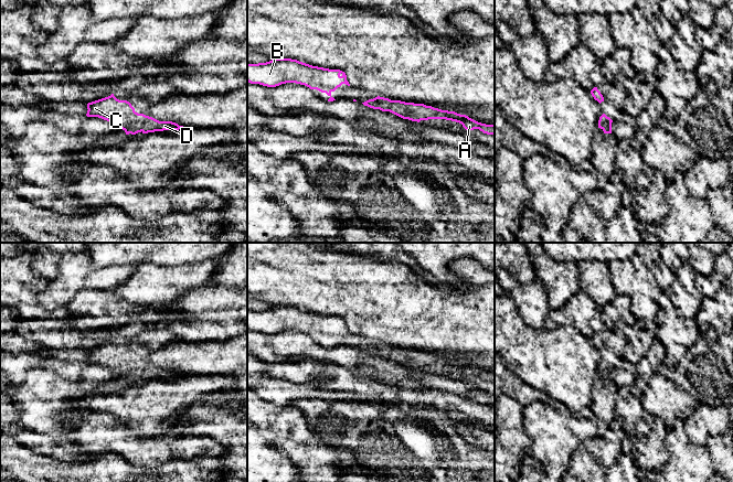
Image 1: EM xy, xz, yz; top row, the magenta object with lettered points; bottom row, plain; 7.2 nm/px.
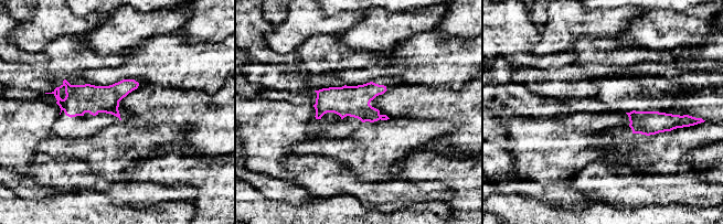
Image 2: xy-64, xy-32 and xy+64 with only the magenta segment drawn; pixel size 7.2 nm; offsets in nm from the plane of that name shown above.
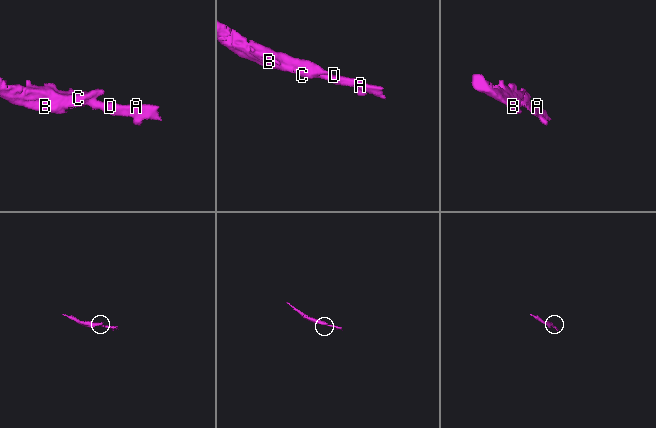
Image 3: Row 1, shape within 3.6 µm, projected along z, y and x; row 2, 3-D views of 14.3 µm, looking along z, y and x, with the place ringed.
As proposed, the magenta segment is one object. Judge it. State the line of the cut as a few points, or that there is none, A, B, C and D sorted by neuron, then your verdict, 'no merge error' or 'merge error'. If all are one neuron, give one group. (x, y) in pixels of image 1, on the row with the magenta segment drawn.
no cut | A B C D | no merge error

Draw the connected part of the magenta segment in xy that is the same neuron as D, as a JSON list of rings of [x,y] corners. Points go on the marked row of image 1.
[[[114,94],[87,104],[87,117],[98,117],[116,124],[126,135],[148,133],[185,128],[172,121],[159,121],[144,114],[138,114],[127,100],[117,99]]]

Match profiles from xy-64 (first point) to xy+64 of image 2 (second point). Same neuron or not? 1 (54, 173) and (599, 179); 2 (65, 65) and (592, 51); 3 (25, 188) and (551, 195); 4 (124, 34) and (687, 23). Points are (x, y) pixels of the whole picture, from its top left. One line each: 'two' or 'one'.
1: one
2: one
3: one
4: one

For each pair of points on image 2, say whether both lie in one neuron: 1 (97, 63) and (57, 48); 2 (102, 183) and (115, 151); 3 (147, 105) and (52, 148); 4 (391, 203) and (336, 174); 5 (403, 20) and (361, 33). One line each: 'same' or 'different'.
1: same
2: different
3: different
4: same
5: same

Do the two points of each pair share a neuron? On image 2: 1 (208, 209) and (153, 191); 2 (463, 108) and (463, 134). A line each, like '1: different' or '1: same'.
1: different
2: same

